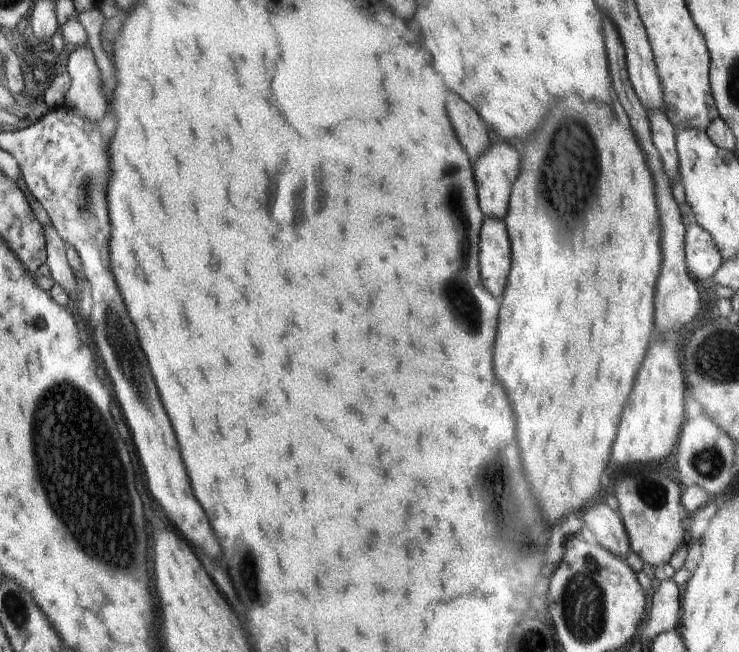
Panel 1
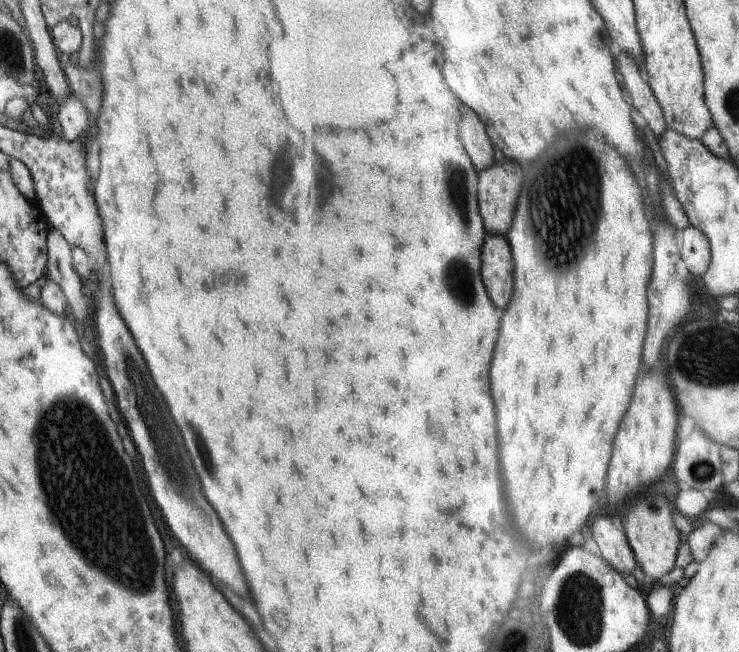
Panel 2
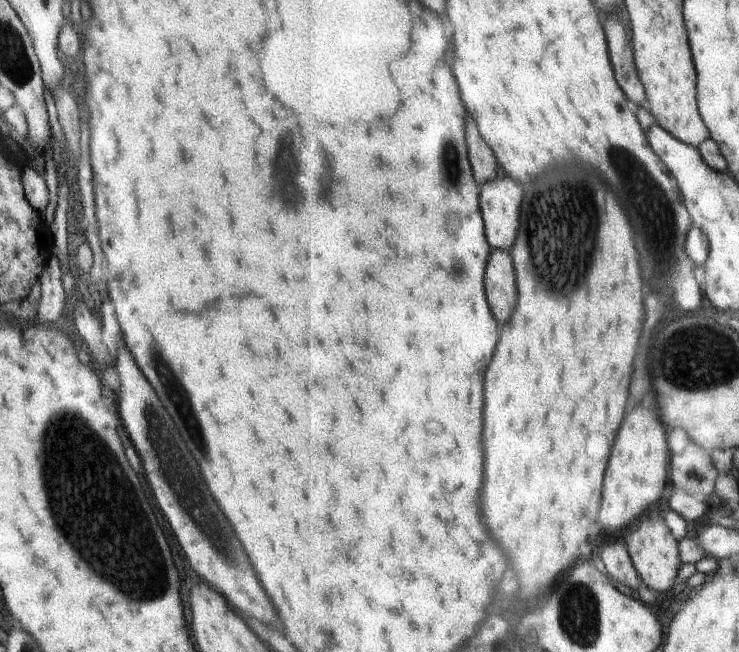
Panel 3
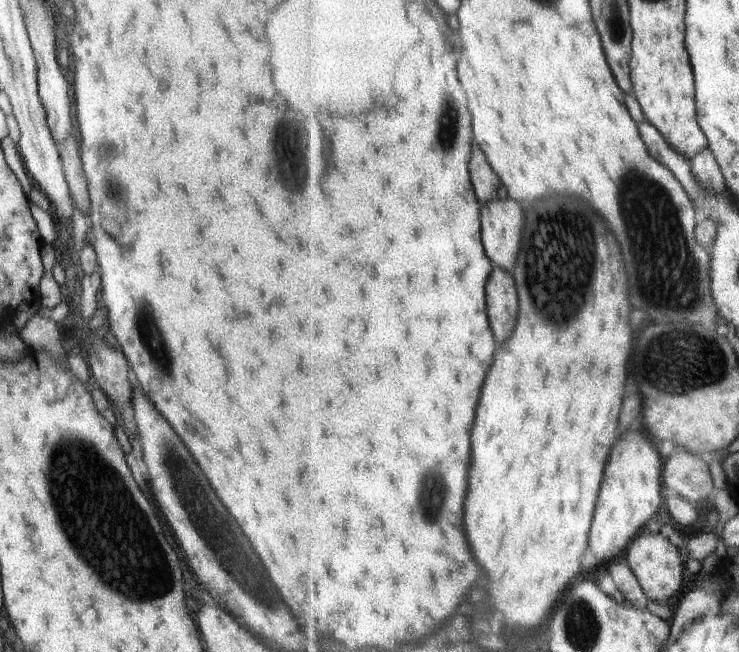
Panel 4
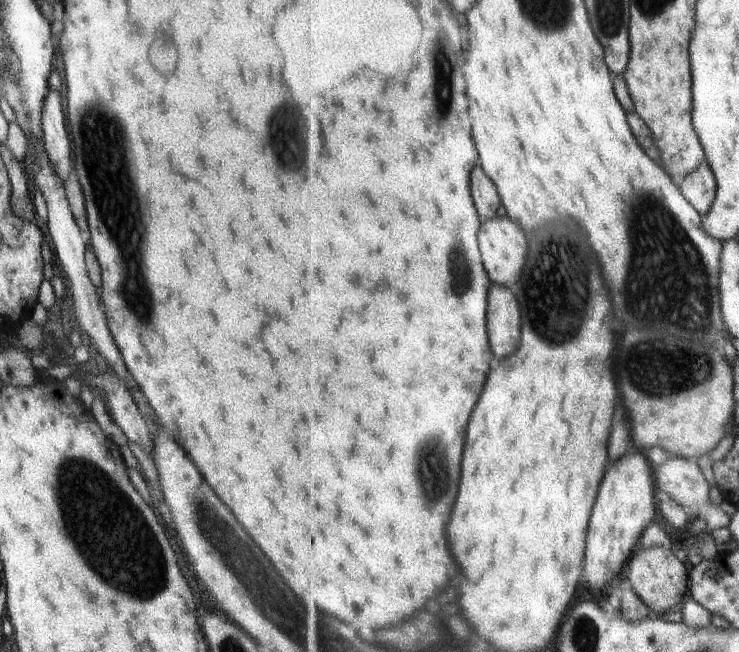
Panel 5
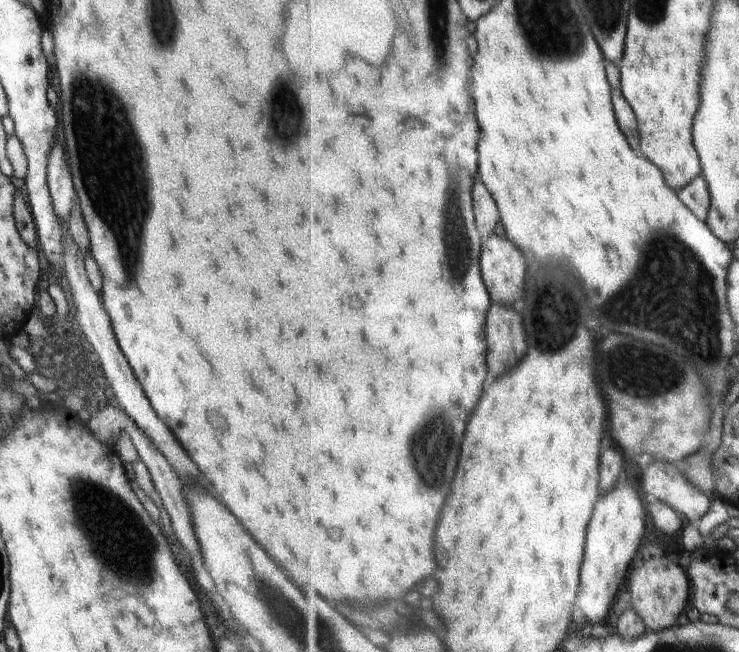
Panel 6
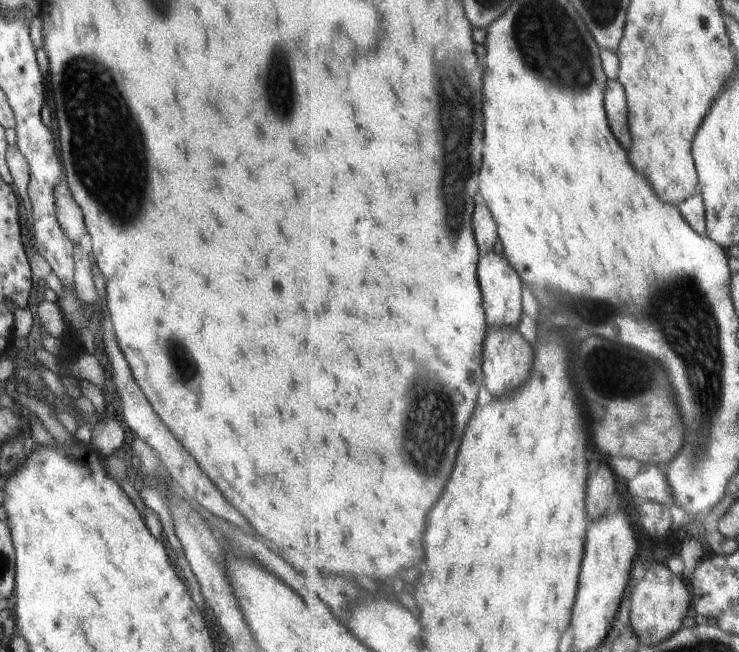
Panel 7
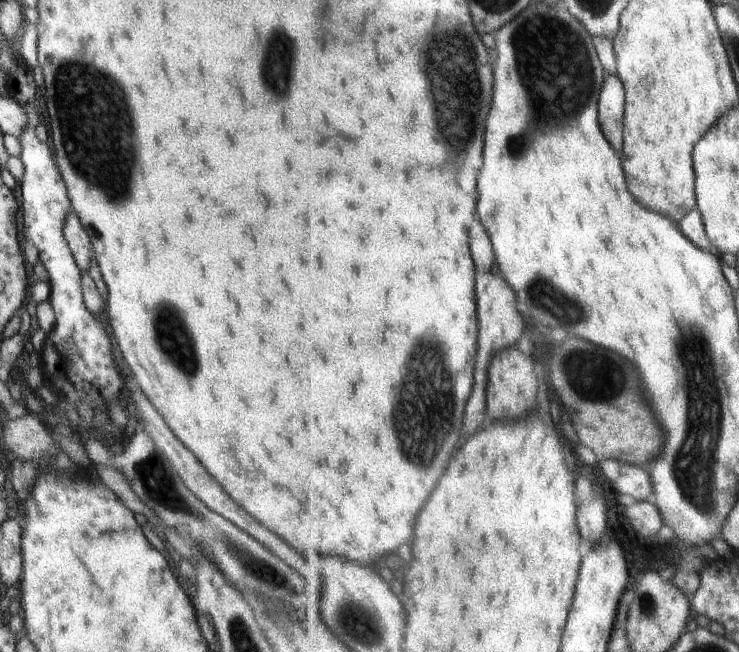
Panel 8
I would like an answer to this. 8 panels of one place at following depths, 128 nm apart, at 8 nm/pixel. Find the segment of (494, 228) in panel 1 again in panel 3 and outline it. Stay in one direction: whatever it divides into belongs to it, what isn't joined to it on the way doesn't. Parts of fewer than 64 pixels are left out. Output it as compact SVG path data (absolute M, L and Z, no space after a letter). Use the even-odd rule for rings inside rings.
M493 250L487 270L487 293L499 324L506 324L518 308L518 272L513 253Z

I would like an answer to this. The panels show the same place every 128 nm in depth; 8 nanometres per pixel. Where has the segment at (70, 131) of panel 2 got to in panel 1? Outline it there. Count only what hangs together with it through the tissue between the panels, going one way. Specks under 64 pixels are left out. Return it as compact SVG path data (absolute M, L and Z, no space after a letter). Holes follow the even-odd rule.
M88 44L69 54L68 74L71 85L65 94L65 105L93 125L104 118L108 102L102 92L100 70L96 65L94 53Z

